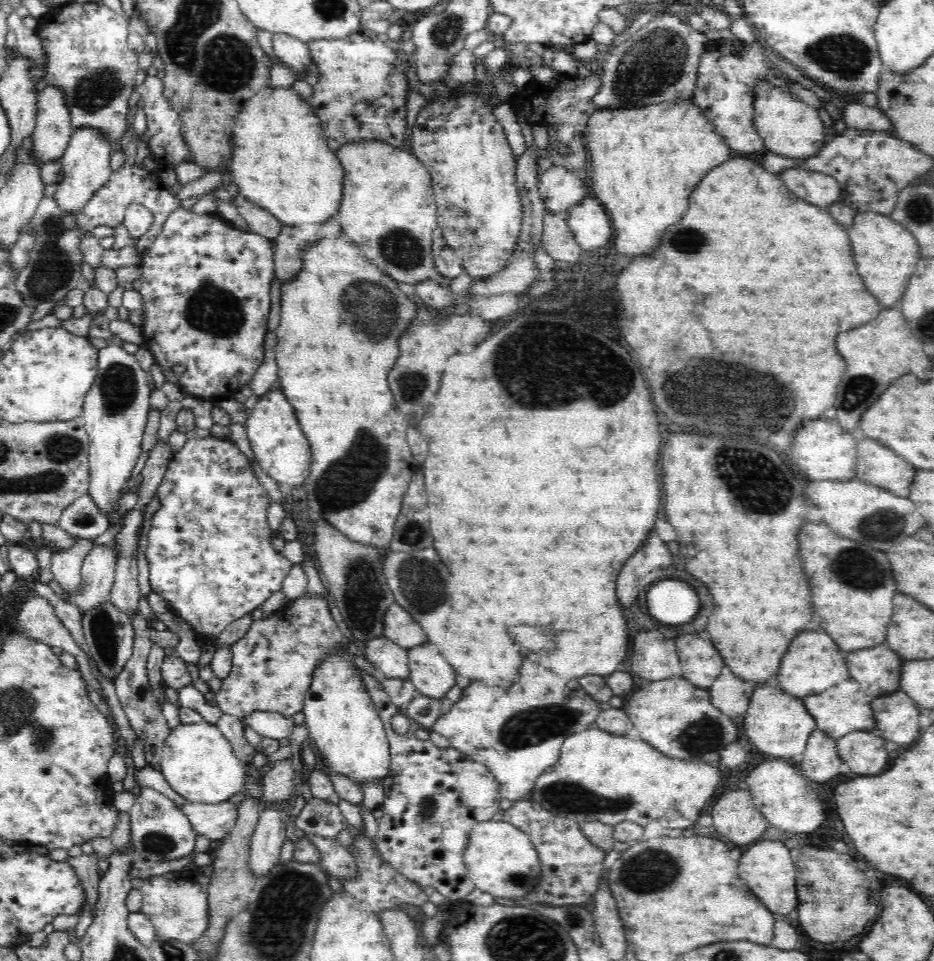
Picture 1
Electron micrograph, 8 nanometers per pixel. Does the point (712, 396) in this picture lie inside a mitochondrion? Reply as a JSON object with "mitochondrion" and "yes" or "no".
{"mitochondrion":"yes"}

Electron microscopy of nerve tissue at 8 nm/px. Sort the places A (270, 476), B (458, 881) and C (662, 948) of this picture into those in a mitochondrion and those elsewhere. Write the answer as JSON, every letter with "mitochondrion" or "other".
{"A":"other","B":"other","C":"other"}

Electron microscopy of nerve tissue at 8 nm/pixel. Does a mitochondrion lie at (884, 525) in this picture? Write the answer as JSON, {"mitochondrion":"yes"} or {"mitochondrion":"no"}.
{"mitochondrion":"yes"}

